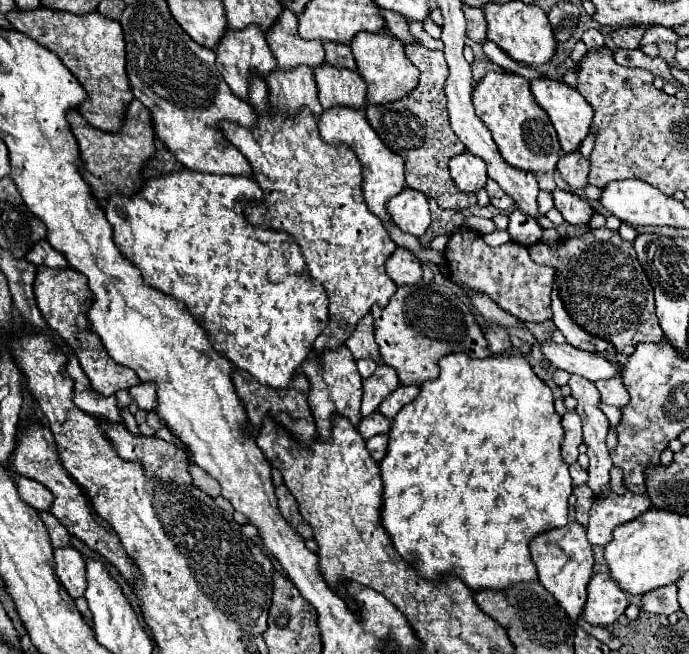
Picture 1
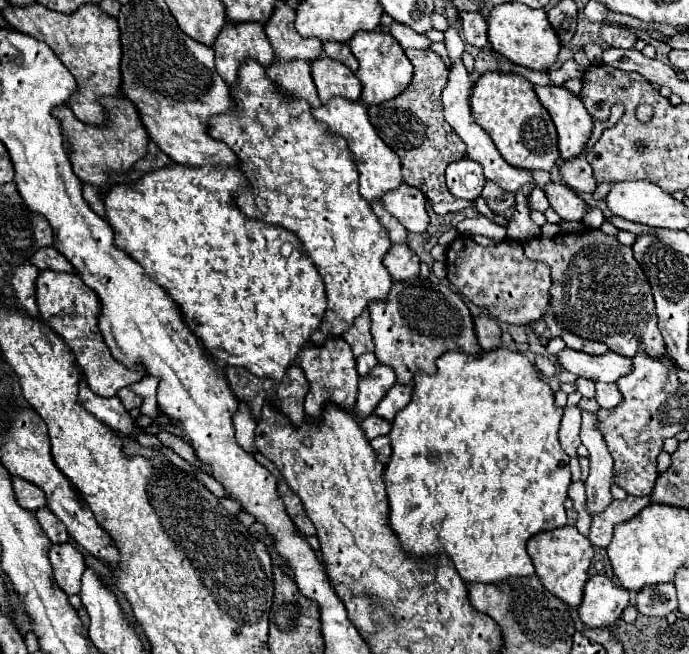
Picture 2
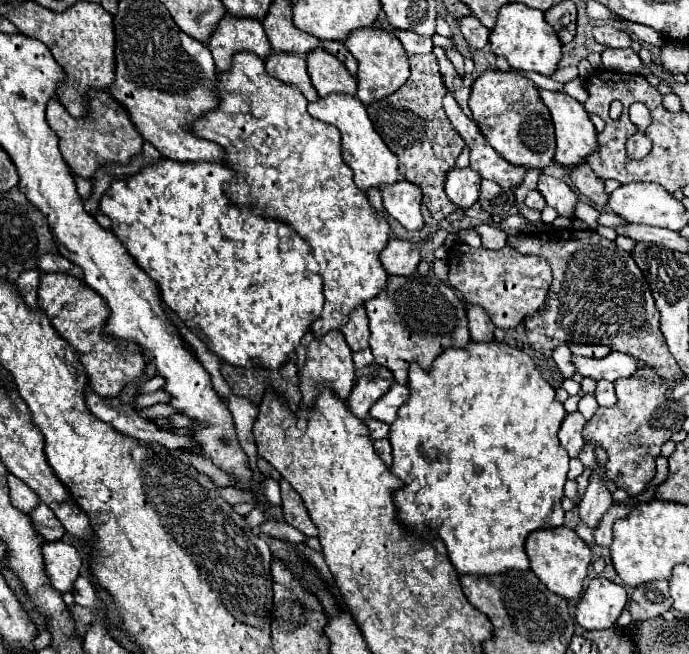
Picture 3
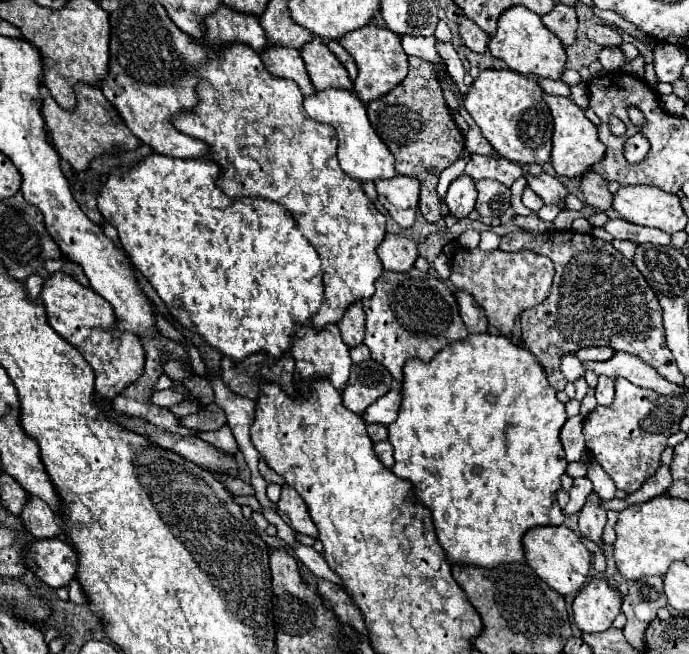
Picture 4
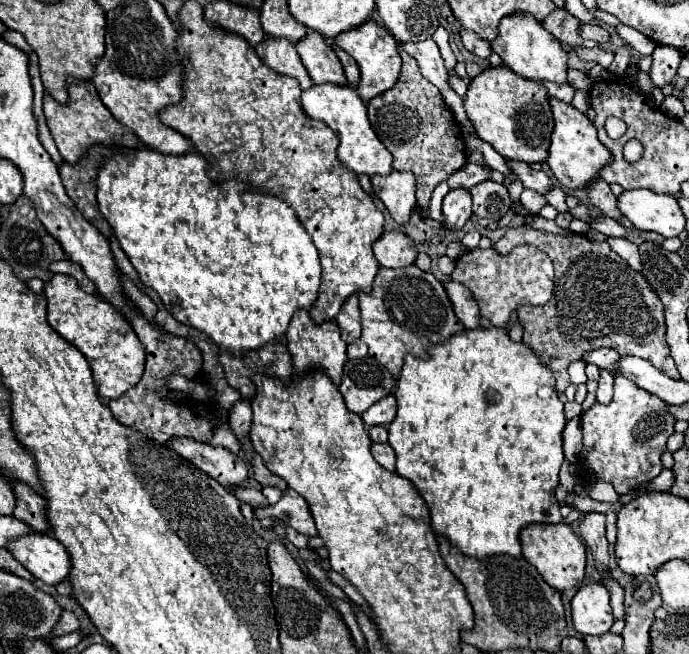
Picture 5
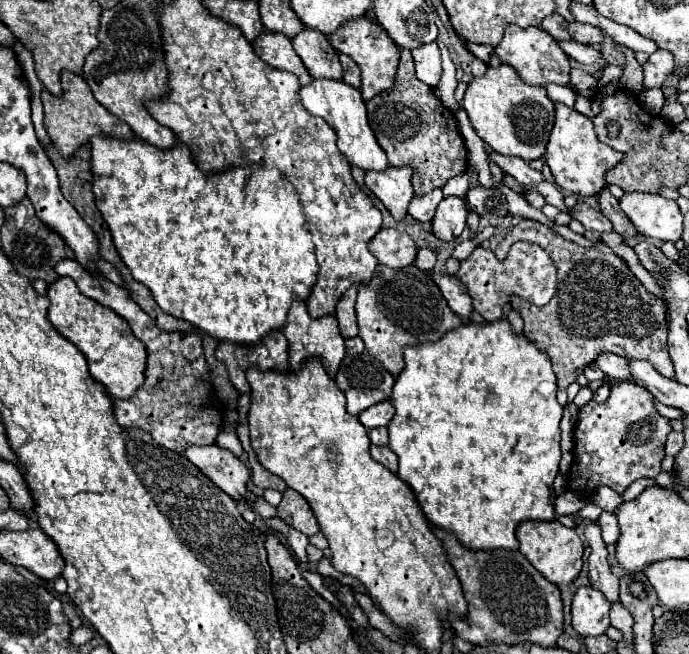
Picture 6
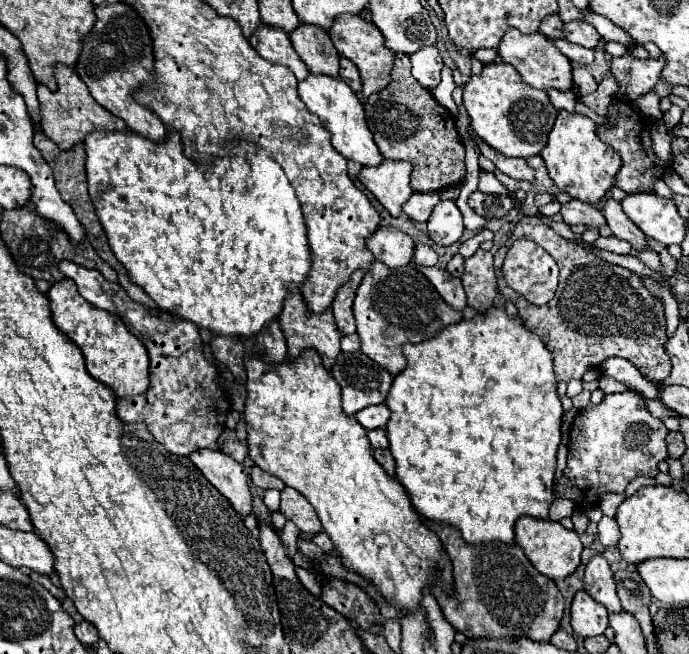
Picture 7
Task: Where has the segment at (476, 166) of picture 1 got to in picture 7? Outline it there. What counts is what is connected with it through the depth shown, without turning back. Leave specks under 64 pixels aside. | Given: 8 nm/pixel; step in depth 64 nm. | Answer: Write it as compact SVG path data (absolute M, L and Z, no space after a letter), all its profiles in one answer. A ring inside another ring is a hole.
M440 200L436 204L432 216L428 218L428 234L436 244L450 246L460 240L464 232L462 212L454 200Z

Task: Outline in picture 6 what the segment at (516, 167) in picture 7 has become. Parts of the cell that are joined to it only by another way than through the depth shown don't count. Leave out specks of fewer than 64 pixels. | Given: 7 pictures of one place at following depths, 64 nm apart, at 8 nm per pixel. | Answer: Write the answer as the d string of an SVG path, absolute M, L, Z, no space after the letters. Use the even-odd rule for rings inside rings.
M492 152L490 158L504 170L510 172L522 186L536 186L540 182L544 182L544 176L540 170L532 170L522 158L510 158L510 156L502 156Z

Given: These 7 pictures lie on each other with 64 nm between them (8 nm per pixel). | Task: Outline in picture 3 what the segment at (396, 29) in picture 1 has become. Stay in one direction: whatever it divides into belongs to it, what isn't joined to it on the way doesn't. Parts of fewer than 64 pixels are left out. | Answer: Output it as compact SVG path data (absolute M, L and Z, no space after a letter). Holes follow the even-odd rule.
M394 30L394 34L396 34L396 38L402 42L402 46L404 46L404 50L406 50L408 54L428 54L428 52L432 52L432 48L434 48L434 44L432 44L430 38L418 36L418 34L414 34L414 32Z

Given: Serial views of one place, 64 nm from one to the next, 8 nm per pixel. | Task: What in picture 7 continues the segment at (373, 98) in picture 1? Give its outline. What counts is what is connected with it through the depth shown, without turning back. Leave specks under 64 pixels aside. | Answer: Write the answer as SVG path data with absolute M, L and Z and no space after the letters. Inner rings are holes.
M344 14L340 16L334 26L328 30L338 54L346 56L348 60L352 60L362 76L362 96L368 98L374 92L380 92L388 86L390 82L390 72L392 72L392 60L396 58L394 52L388 52L388 48L384 48L384 34L368 20L360 18L360 16L352 16L352 14Z

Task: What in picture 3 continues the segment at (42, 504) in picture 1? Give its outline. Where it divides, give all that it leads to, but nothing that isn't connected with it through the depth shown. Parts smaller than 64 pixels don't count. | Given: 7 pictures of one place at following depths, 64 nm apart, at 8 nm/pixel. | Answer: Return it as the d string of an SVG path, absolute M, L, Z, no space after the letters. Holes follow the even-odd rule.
M10 474L8 486L10 486L10 500L18 510L28 514L32 512L32 508L36 508L36 504L40 504L40 496L36 496L36 492L32 492L32 488L28 488L28 484L24 484L20 478Z

